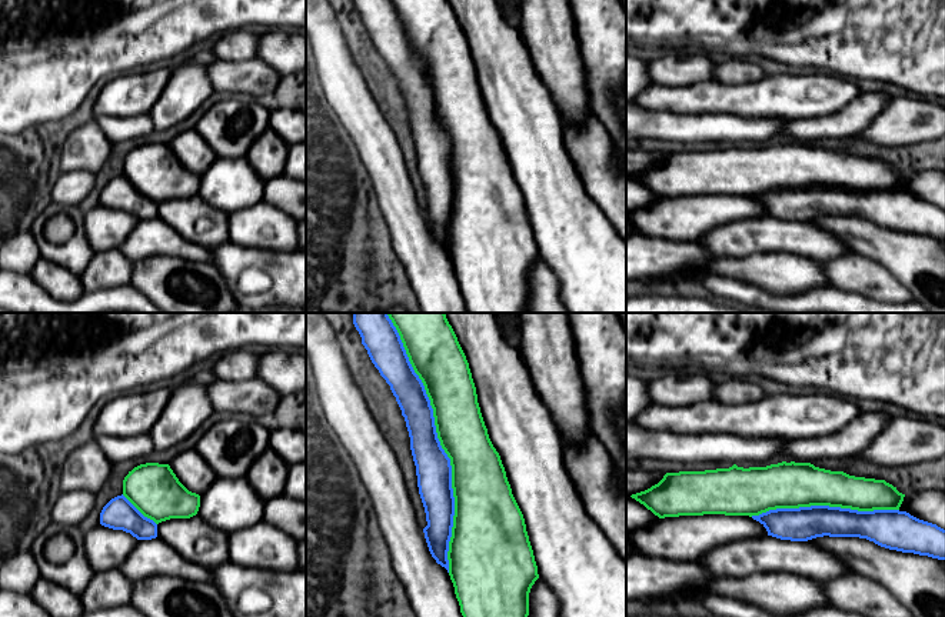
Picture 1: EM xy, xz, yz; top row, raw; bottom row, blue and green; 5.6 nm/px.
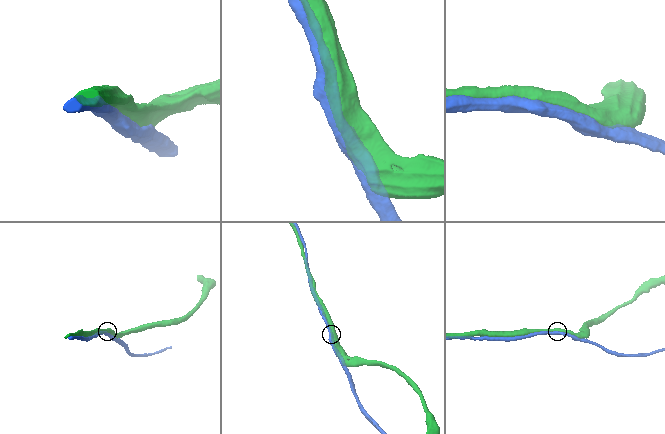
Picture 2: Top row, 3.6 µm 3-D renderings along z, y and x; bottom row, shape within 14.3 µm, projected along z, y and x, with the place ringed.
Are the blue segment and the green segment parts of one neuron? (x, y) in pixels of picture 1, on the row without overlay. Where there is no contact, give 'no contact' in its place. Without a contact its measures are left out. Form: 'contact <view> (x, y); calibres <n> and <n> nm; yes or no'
contact xz (441, 126); calibres 200 and 280 nm; no

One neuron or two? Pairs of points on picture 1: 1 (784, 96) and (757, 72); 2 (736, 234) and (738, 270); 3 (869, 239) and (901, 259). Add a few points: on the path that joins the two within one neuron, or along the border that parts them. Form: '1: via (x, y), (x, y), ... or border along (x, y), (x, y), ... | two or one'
1: border along (765, 74), (759, 80), (729, 84) | two
2: border along (771, 252), (715, 257) | two
3: via (877, 243), (894, 252) | one

